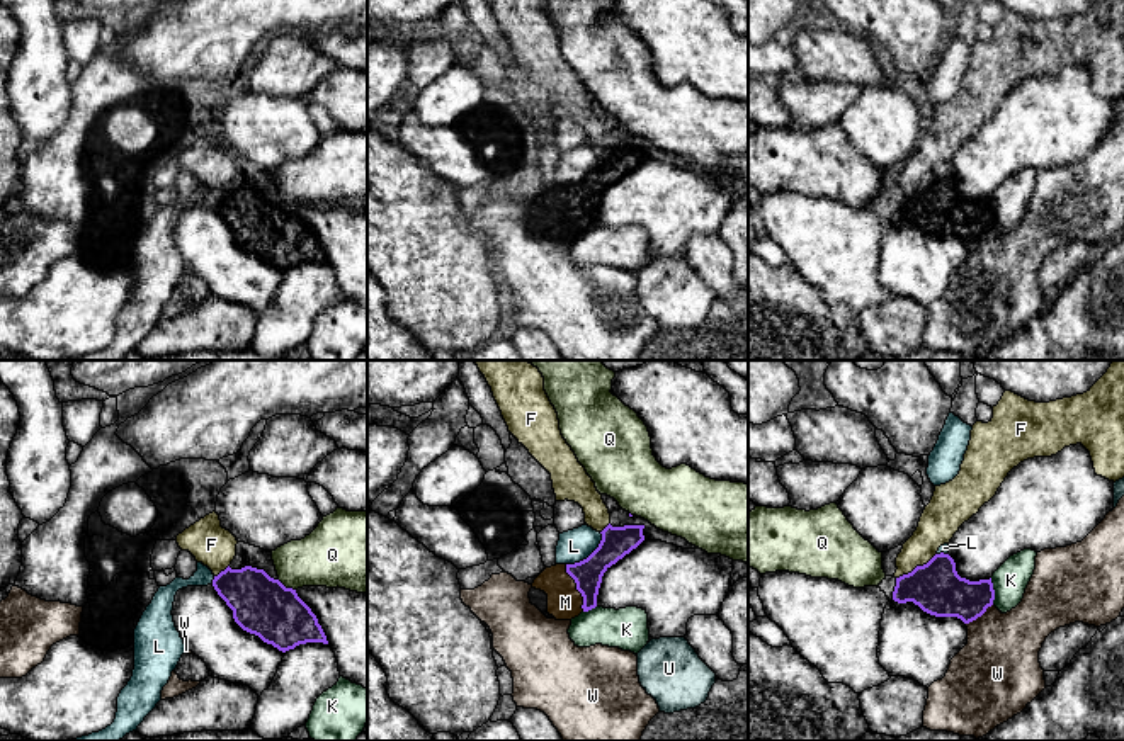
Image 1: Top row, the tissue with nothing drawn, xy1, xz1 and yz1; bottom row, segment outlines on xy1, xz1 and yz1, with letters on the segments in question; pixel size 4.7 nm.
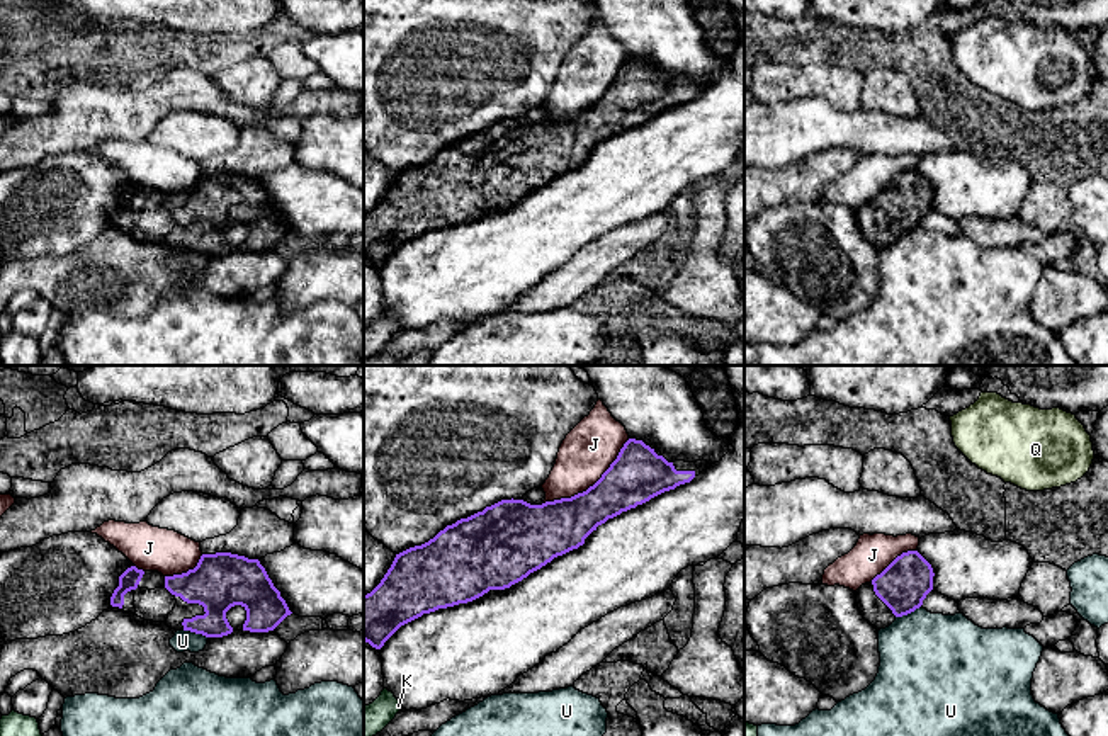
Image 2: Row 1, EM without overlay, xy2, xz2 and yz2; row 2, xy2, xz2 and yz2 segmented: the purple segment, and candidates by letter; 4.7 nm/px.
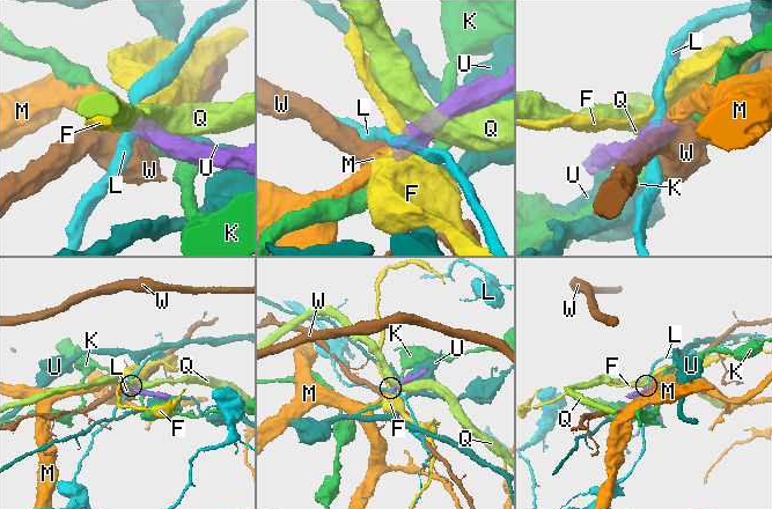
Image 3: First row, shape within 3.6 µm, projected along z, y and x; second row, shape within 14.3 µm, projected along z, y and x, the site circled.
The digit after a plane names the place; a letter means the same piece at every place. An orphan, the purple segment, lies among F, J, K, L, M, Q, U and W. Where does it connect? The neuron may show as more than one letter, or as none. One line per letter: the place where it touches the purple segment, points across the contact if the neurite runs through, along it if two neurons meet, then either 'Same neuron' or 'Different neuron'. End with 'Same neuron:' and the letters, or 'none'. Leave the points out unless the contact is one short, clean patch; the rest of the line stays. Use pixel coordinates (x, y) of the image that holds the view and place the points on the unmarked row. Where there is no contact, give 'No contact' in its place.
F: Touches purple at yz1 (917, 186). Boundary: yz1 (936, 172), (925, 182), (896, 197). Different neuron
J: Touches purple at xz2 (590, 106). Different neuron
K: Touches purple at yz1 (993, 211). Boundary: yz1 (990, 197), (993, 223). Different neuron
L: Touches purple at xz1 (589, 175). Boundary: xz1 (602, 153), (602, 158), (585, 177), (567, 184). Different neuron
M: Touches purple at xz1 (577, 208). Path across: xz1 (587, 192), (577, 208), (565, 221). Same neuron
Q: Touches purple at xy1 (284, 206). Boundary: xy1 (278, 199), (295, 209). Different neuron
U: Touches purple at xy2 (196, 252). Different neuron
W: Touches purple at yz1 (978, 235). Boundary: yz1 (992, 223), (966, 243). Different neuron
Same neuron: M

